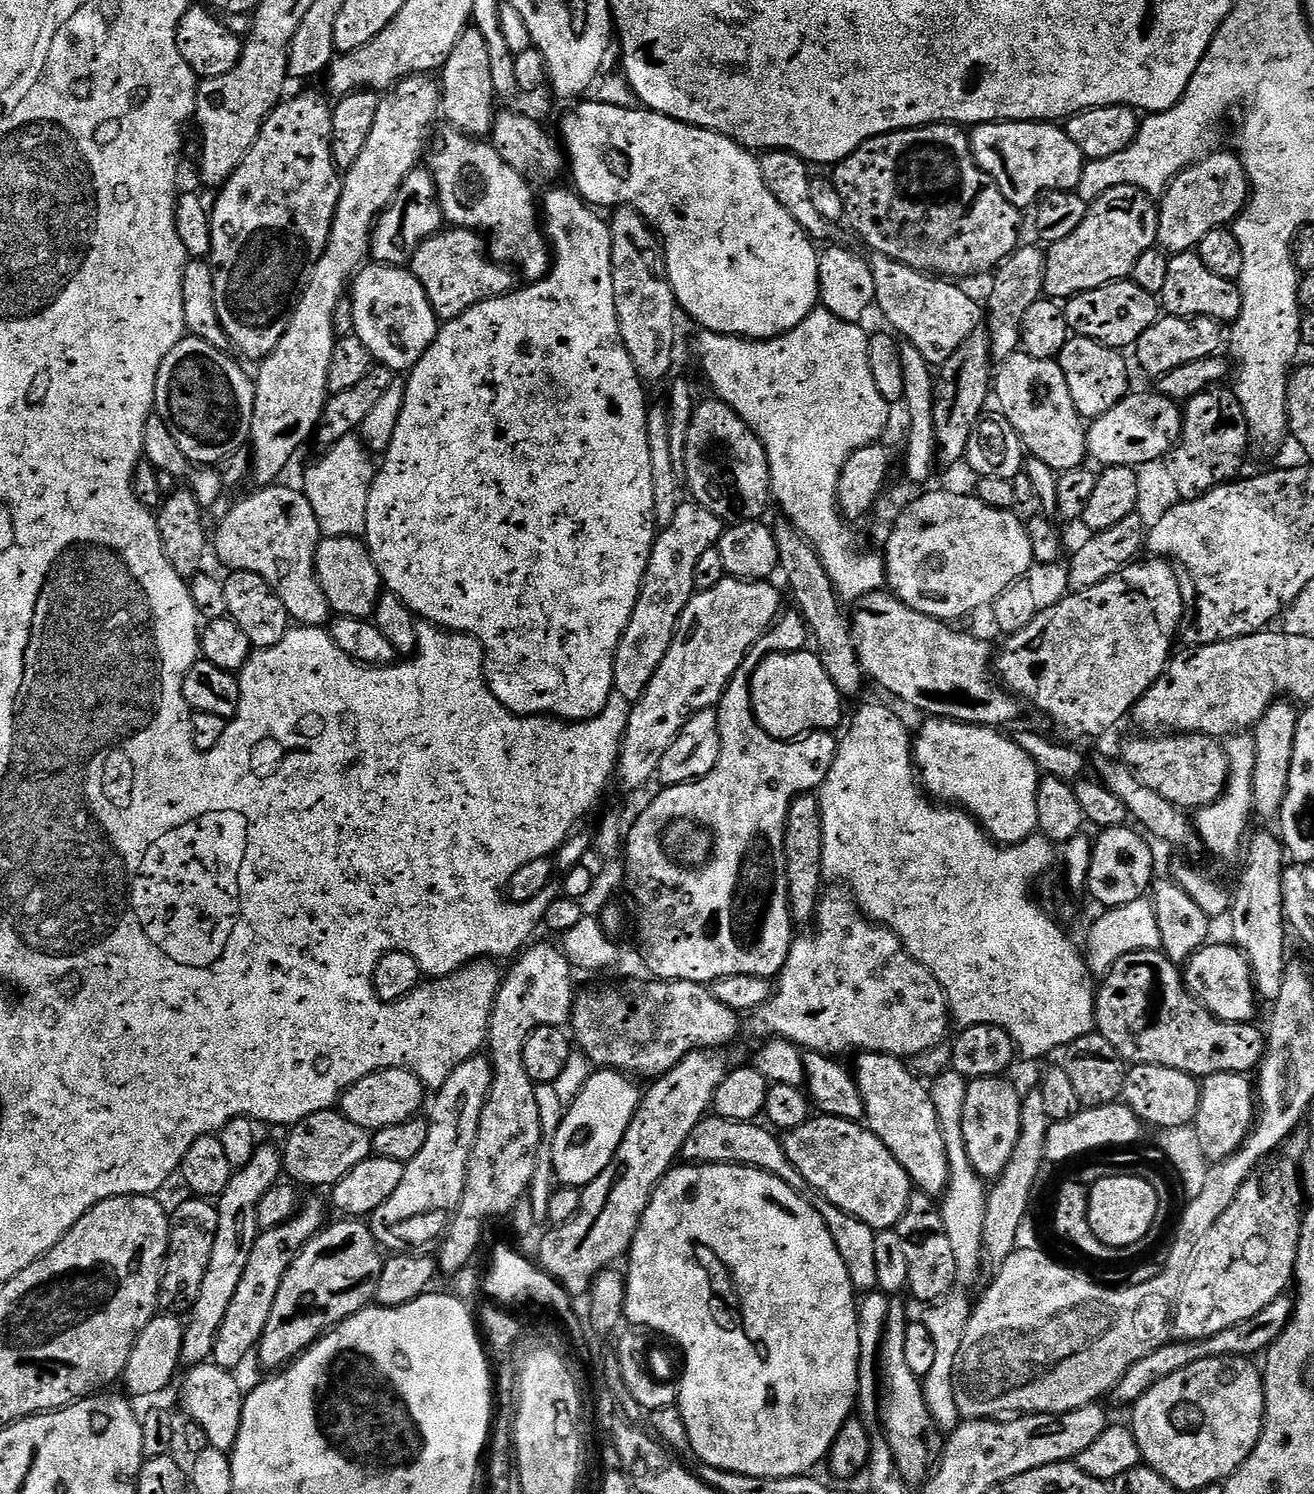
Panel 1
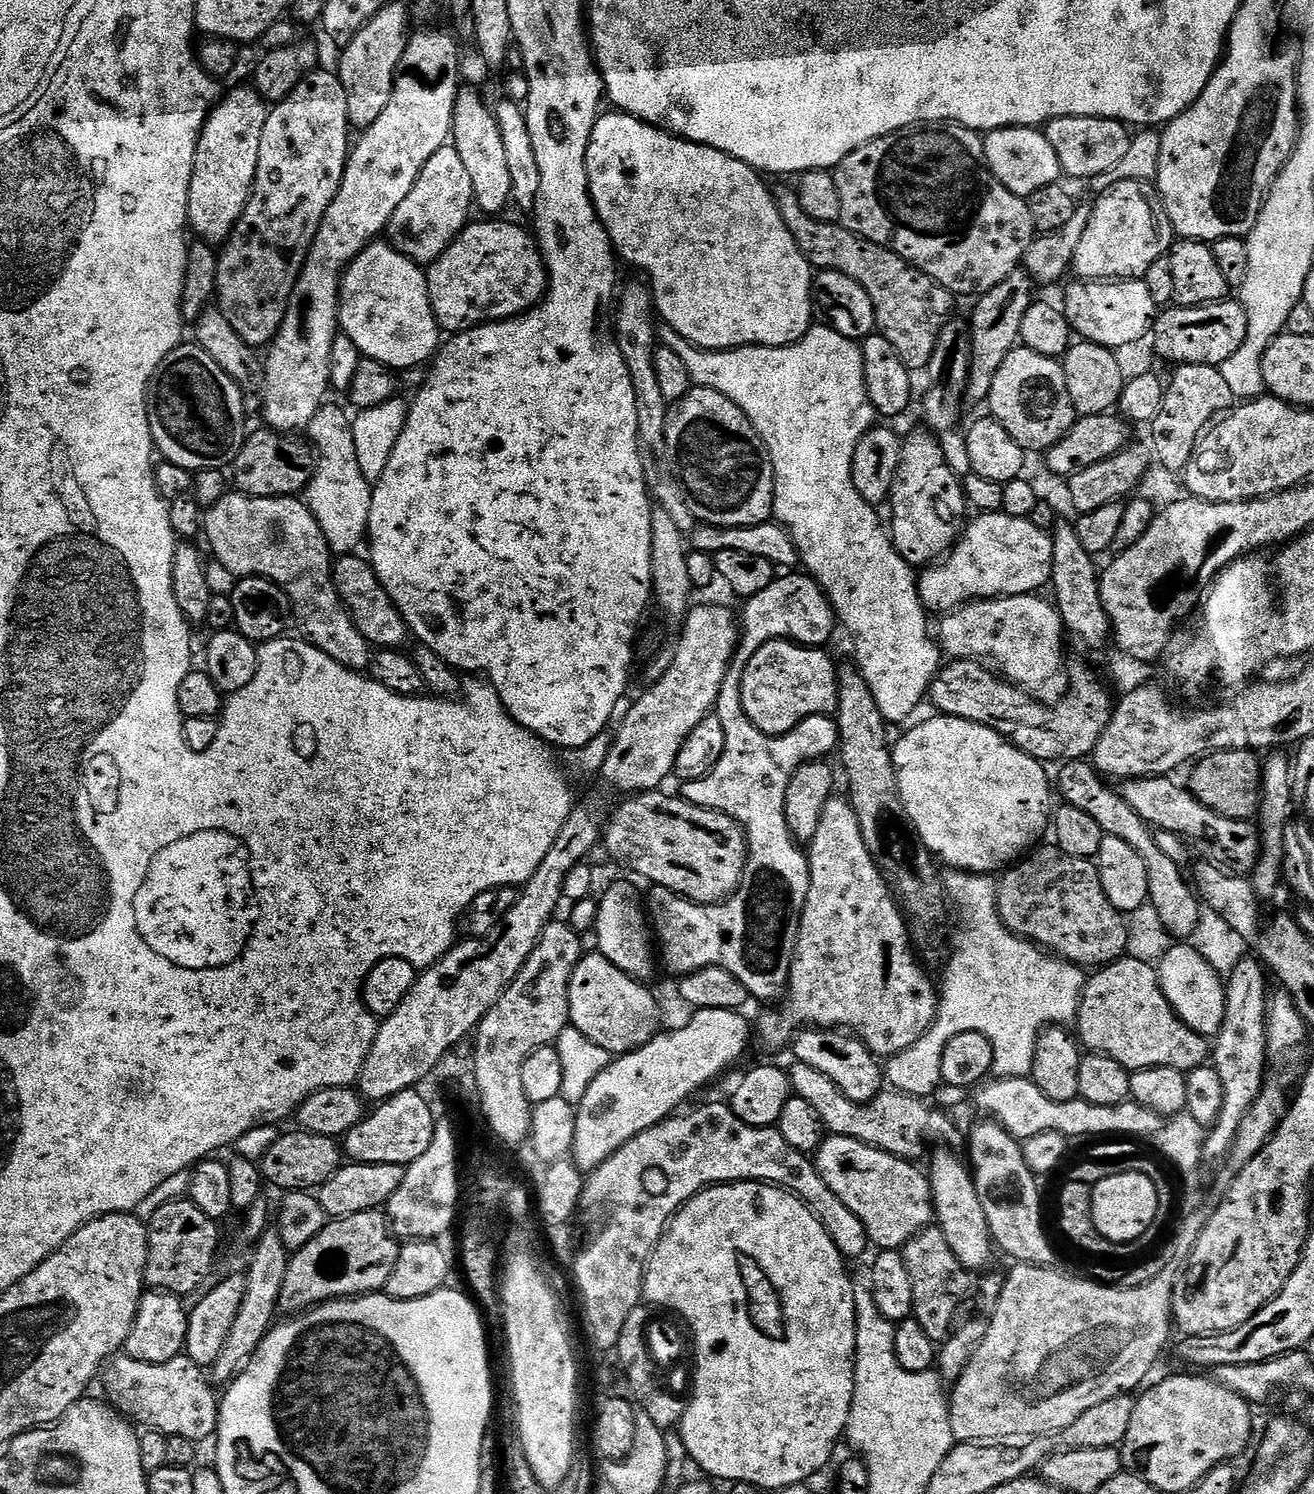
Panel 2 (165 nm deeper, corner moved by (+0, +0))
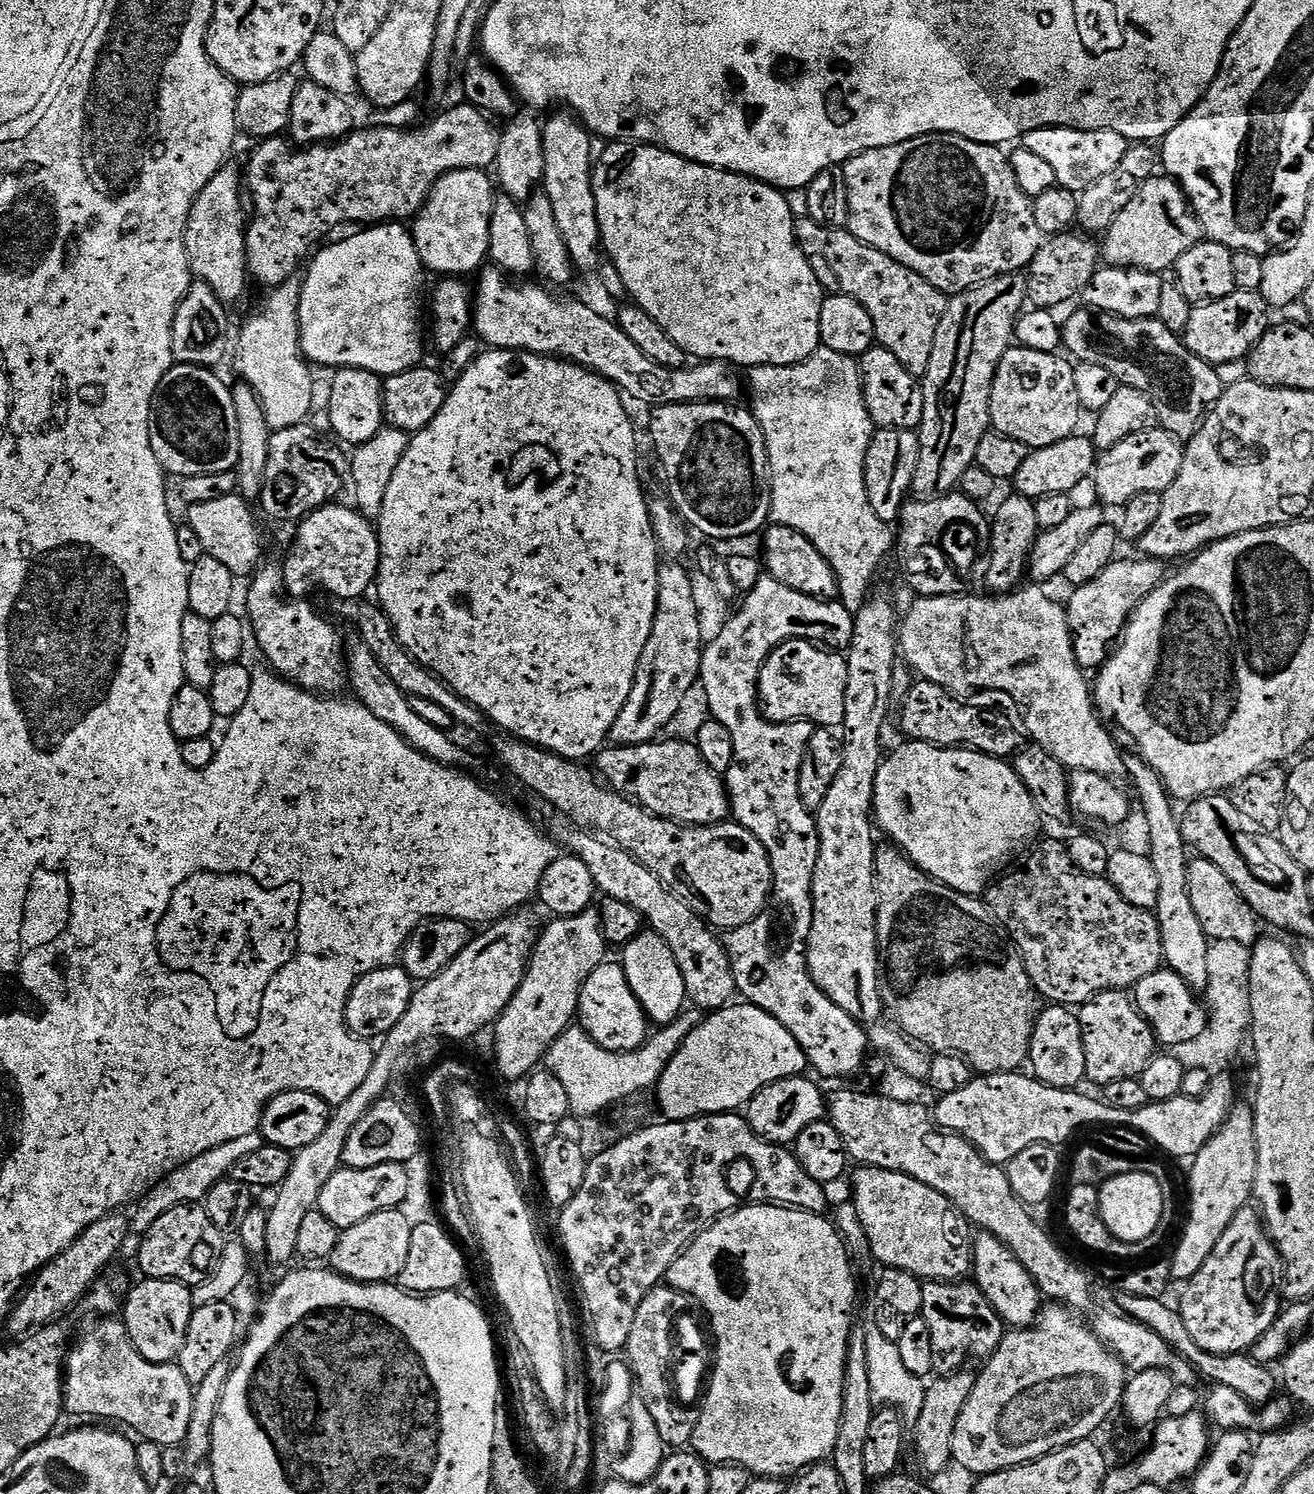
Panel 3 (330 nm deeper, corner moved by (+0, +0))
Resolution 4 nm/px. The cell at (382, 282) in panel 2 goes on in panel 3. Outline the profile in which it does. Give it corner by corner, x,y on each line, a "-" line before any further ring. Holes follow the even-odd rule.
381,222
375,226
365,227
363,230
356,230
353,236
348,236
345,240
340,240
337,244
332,244
329,248
324,248
320,253
317,254
316,257
313,255
311,257
312,265
308,268
308,274
303,277
303,288
301,290
301,300
299,307
299,319
300,319
300,342
299,349
302,353
303,359
305,361
311,362
313,365
316,364
325,364
328,367
328,370
339,370
341,368
361,368
362,370
370,370
375,376
379,376
381,378
387,378
393,376
394,374
402,374
406,370
410,370
411,368
417,367
421,363
420,355
424,352
424,340
426,344
426,336
420,333
420,272
422,273
422,265
420,259
418,258
418,250
414,246
414,242
412,241
411,231
403,223
400,222

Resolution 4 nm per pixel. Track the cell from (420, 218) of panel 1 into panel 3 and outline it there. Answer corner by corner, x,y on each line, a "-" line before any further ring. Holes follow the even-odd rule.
462,168
445,173
433,184
423,207
410,224
412,241
418,250
418,258
427,271
429,268
432,272
441,272
439,275
444,278
460,278
465,275
463,272
475,273
489,259
490,214
496,196
494,191
492,192
493,177
488,175
487,171
478,168

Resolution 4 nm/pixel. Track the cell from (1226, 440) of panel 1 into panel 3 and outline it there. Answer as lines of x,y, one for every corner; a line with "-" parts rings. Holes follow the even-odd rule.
1080,306
1077,312
1069,314
1068,321
1063,321
1062,348
1077,361
1110,370
1123,387
1142,390
1142,394
1154,402
1156,424
1181,442
1192,439
1200,421
1226,387
1216,373
1219,371
1195,356
1183,339
1157,318
1127,320

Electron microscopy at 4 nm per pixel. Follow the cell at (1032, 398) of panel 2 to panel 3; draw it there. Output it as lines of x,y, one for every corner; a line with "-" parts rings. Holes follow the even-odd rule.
1019,346
1010,347
1000,360
993,378
992,393
989,398
991,427
1006,438
1022,442
1029,450
1054,446
1054,442
1062,442
1073,435
1077,431
1076,419
1082,415
1078,390
1074,386
1075,373
1073,361
1056,352
1039,352

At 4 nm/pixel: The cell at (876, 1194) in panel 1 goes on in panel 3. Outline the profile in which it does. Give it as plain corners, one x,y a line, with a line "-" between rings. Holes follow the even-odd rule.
867,1166
855,1170
850,1200
857,1208
868,1240
868,1252
877,1260
877,1265
897,1268
926,1282
956,1282
969,1275
971,1237
964,1230
963,1215
947,1198
901,1172

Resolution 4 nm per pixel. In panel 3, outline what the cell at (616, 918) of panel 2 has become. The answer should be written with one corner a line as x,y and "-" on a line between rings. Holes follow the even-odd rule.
646,930
623,945
622,952
624,952
622,967
626,974
626,982
630,982
630,990
634,990
634,998
638,998
644,1015
653,1025
671,1024
681,1012
685,1011
688,995
684,983
680,980
678,962
674,962
670,946
666,946
663,938
655,932

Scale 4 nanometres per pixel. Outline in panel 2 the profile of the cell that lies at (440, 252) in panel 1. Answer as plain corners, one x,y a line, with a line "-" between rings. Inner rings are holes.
480,218
477,222
469,222
454,238
449,248
427,265
428,293
430,306
436,319
445,333
463,332
465,328
477,328
479,324
487,324
493,320
511,320
513,316
521,316
528,309
536,307
544,299
548,287
548,270
544,267
544,257
533,233
504,218

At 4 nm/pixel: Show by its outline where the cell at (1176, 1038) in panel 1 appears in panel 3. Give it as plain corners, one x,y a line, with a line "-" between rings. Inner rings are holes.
1124,990
1100,992
1079,1005
1082,1046
1086,1052
1086,1077
1097,1086
1111,1080
1130,1080
1139,1074
1158,1052
1158,1041
1144,1015
1136,1008
1133,997

